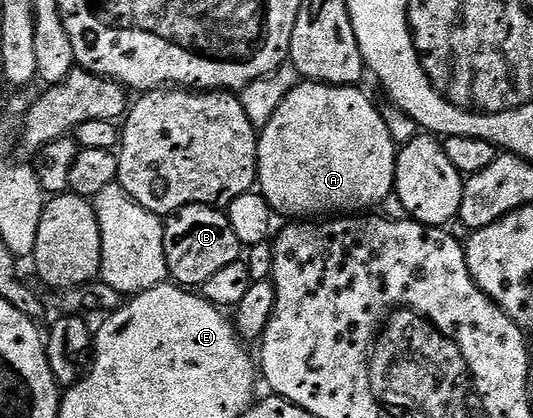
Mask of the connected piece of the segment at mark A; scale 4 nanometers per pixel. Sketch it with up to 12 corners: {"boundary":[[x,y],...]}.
{"boundary":[[298,82],[257,137],[278,217],[376,209],[399,145],[357,86]]}

